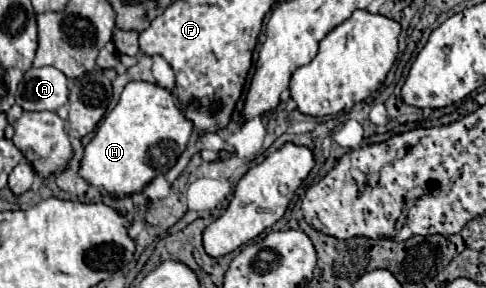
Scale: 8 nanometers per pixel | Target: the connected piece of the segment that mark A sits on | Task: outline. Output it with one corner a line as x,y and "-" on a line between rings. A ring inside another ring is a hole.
54,66
30,68
18,84
16,104
24,110
58,110
68,100
68,78

